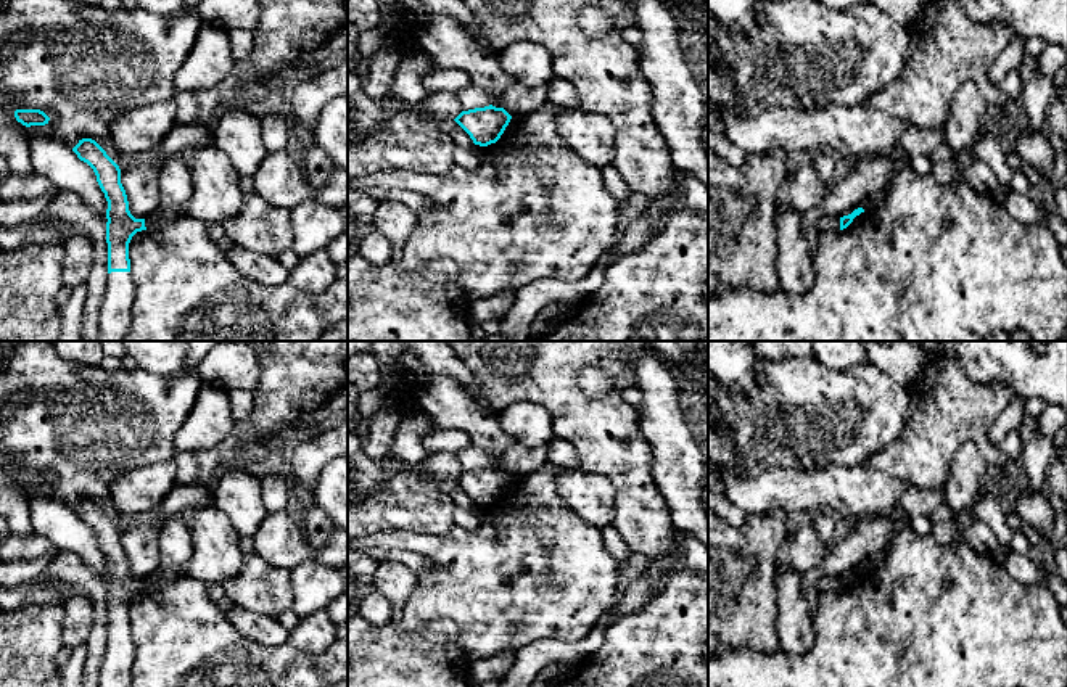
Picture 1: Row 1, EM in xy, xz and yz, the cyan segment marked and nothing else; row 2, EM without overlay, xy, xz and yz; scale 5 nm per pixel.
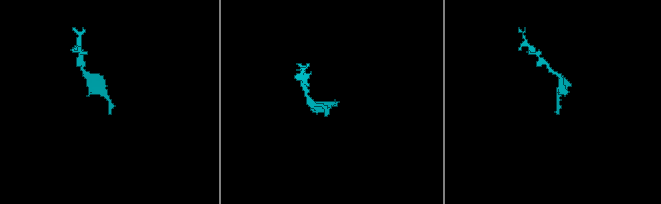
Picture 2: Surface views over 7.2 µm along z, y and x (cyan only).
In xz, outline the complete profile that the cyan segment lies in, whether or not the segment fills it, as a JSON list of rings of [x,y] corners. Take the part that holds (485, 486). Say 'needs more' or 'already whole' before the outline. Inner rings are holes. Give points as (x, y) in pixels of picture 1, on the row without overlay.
already whole | [[[492,465],[462,471],[454,481],[470,496],[475,505],[496,504],[509,486],[512,476]]]

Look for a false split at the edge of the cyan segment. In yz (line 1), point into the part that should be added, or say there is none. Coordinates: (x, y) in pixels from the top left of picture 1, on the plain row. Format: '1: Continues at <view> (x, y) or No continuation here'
1: No continuation here

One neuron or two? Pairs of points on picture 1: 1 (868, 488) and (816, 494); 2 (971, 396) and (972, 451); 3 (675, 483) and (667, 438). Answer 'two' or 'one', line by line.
1: one
2: two
3: one

